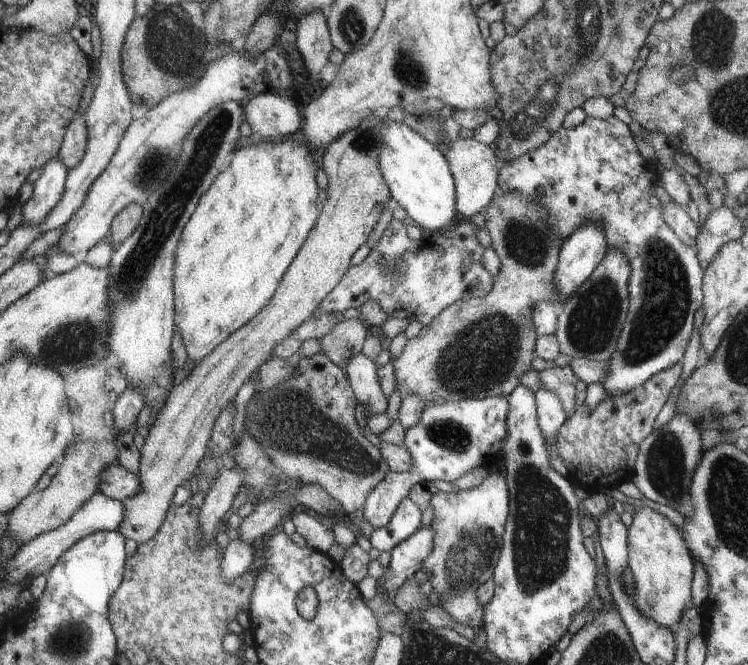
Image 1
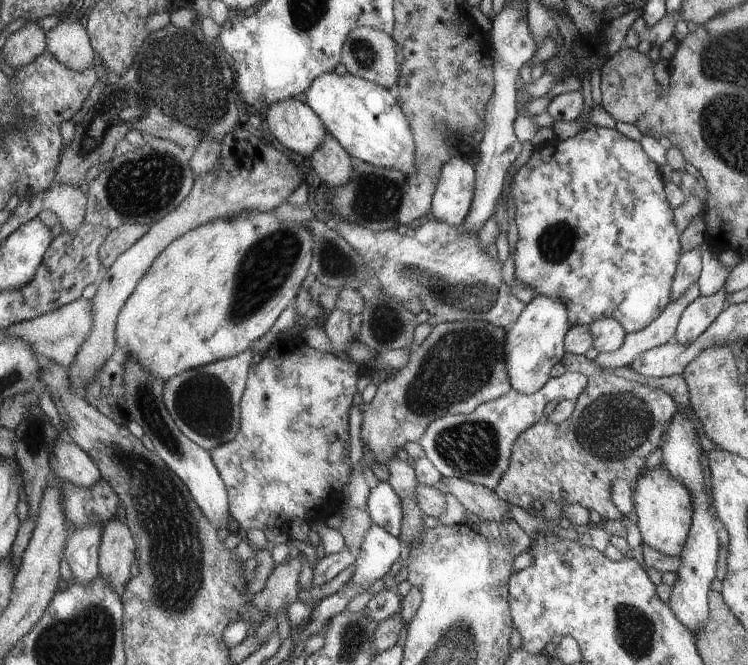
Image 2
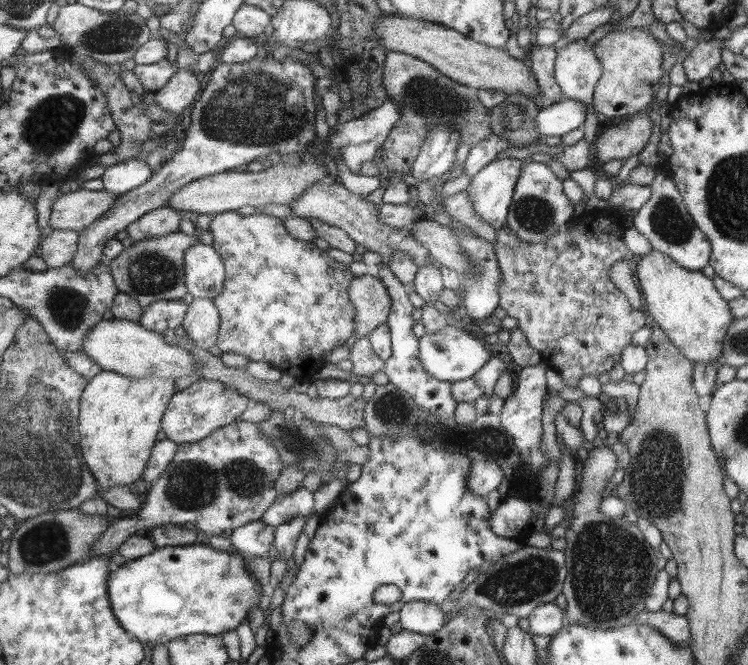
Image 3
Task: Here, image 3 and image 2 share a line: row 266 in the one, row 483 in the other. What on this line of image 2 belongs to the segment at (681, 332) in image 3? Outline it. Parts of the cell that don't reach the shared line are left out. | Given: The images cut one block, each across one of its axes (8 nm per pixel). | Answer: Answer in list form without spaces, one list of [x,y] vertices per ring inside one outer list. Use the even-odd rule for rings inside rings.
[[[659,464],[641,476],[633,484],[633,522],[639,528],[643,546],[651,546],[665,556],[677,556],[685,548],[685,538],[689,538],[689,528],[693,526],[693,498],[689,490],[675,480],[669,470]]]

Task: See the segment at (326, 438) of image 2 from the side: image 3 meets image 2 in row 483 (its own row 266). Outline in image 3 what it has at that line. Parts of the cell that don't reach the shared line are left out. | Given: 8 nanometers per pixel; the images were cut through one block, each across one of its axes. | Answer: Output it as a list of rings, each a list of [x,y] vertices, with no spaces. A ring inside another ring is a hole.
[[[237,212],[217,214],[211,222],[211,234],[213,246],[221,252],[227,266],[225,292],[215,298],[221,312],[221,332],[215,346],[223,354],[241,354],[251,362],[265,362],[281,374],[297,378],[297,382],[313,384],[319,372],[329,366],[325,356],[357,334],[357,304],[351,298],[355,274],[313,242],[297,240],[289,234],[285,220],[267,214],[257,212],[245,218]]]

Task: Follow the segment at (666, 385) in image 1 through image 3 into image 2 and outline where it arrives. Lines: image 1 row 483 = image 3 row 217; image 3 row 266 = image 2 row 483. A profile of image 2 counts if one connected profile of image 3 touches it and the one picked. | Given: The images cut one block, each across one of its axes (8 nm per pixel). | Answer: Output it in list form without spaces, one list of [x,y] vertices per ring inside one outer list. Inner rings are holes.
[[[611,374],[589,376],[567,420],[561,424],[537,422],[521,432],[511,450],[509,470],[497,484],[495,494],[525,512],[533,508],[533,500],[541,504],[549,500],[559,508],[581,504],[595,510],[603,522],[619,522],[623,514],[611,502],[613,480],[635,484],[645,456],[657,450],[665,424],[675,412],[677,402],[661,388],[649,388]]]

